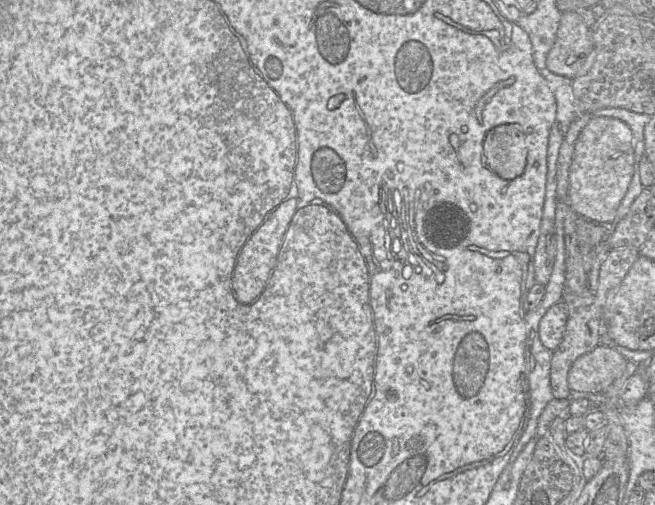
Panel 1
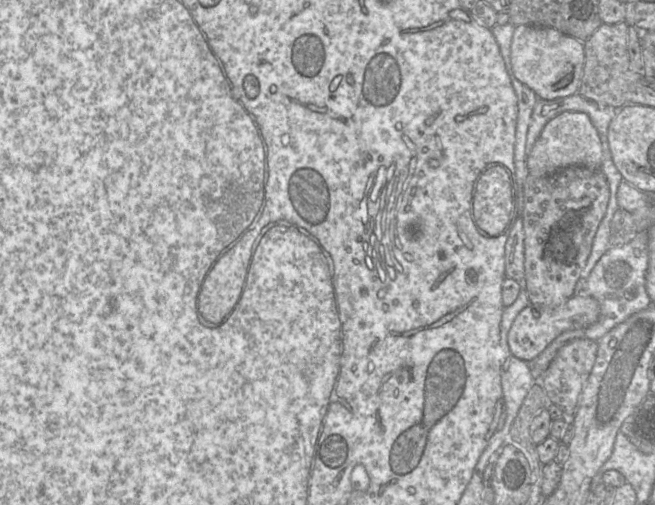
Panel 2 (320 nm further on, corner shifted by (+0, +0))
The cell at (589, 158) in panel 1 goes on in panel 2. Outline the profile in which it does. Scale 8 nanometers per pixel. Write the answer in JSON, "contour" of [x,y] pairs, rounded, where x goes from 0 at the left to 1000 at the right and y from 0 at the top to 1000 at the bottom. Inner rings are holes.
{"contour":[[[861,220],[841,236],[827,255],[805,311],[808,343],[815,350],[841,347],[856,335],[889,327],[916,335],[919,285],[915,265],[896,226]]]}

